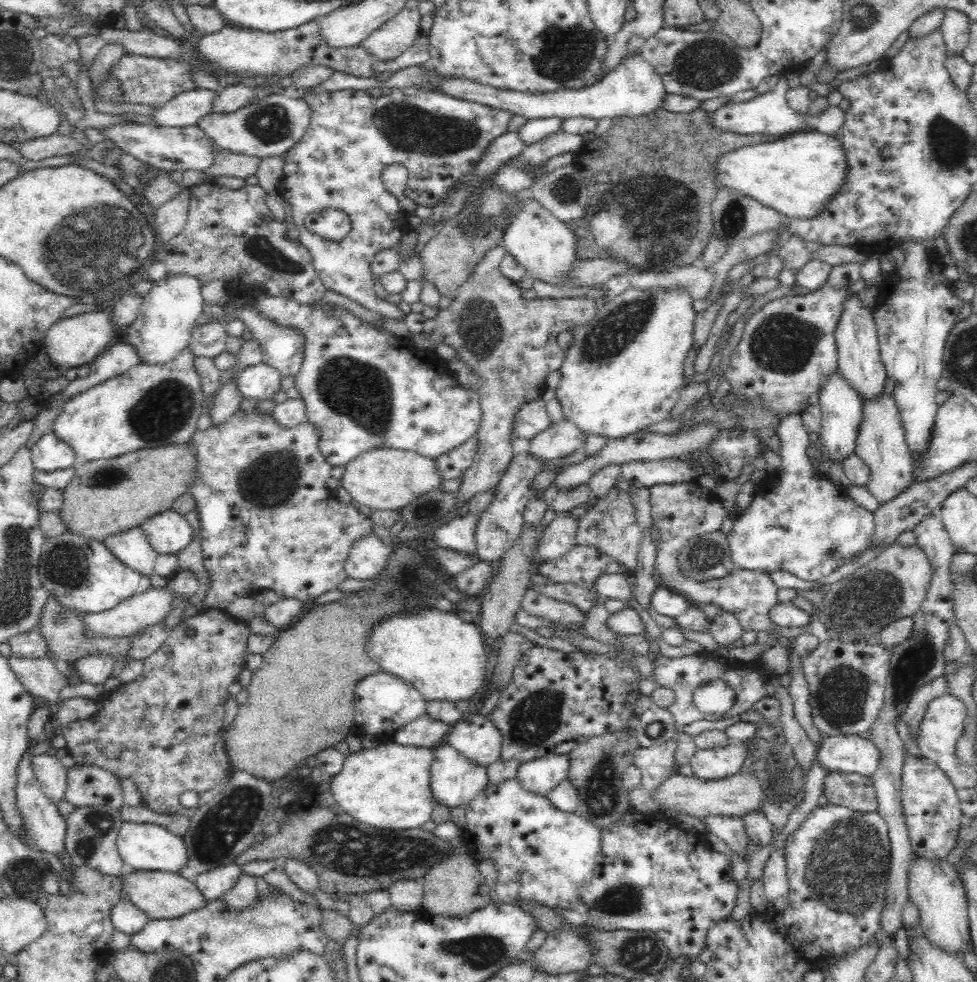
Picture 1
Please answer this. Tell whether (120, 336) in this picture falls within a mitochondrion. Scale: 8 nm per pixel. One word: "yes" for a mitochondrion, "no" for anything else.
no

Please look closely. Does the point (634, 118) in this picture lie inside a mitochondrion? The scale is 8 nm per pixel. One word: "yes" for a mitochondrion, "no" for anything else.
no

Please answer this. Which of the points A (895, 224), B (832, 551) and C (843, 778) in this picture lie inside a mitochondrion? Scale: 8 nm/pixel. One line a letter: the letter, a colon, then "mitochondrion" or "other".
A: other
B: mitochondrion
C: other

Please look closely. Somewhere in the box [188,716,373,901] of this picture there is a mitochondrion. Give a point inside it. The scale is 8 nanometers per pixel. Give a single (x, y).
(231, 818)

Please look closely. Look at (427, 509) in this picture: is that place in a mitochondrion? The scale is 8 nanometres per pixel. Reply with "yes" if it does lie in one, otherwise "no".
yes

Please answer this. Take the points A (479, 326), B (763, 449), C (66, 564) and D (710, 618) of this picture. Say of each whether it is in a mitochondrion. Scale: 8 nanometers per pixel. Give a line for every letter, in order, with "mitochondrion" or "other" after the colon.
A: mitochondrion
B: other
C: mitochondrion
D: other

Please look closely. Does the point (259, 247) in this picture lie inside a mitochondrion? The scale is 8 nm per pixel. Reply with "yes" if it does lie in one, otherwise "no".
yes

